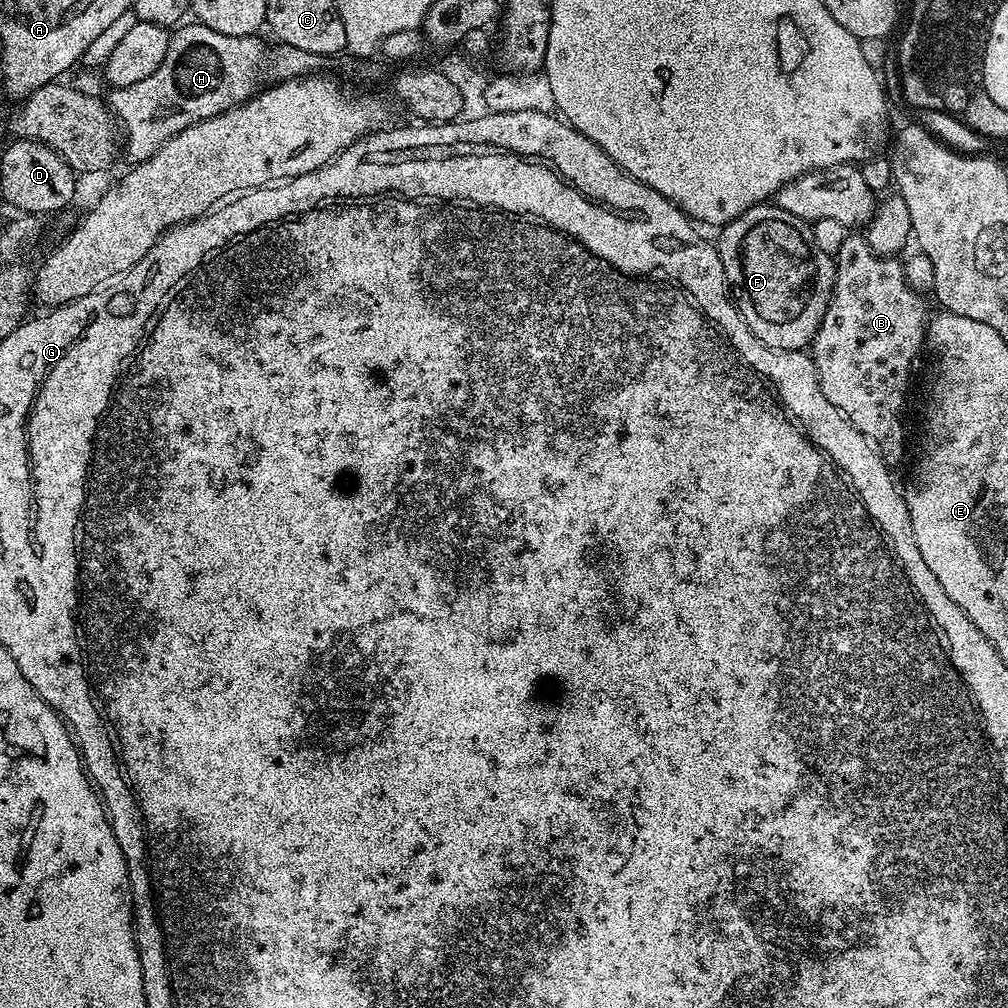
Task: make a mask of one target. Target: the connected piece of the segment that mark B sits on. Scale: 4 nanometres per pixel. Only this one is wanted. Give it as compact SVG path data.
M849 234L836 261L836 281L826 314L810 345L822 394L878 449L889 465L904 456L904 403L912 363L925 347L930 311L908 285L899 259L876 256L867 239Z

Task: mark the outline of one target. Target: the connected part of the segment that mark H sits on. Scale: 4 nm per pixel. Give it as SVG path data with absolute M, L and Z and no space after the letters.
M184 22L169 35L166 58L162 58L162 66L150 74L150 78L142 78L142 82L134 82L134 86L111 89L106 96L106 103L112 109L117 121L122 125L122 132L128 135L128 148L126 144L126 156L128 152L129 165L141 164L148 160L170 138L174 138L182 130L189 128L191 124L202 122L206 118L221 116L236 108L239 104L245 104L252 99L257 92L265 86L271 86L281 80L296 80L300 76L315 76L323 73L329 57L310 54L310 50L298 50L298 46L281 44L260 40L255 36L231 36L230 34L218 34L218 30L210 30L210 26L199 22Z

